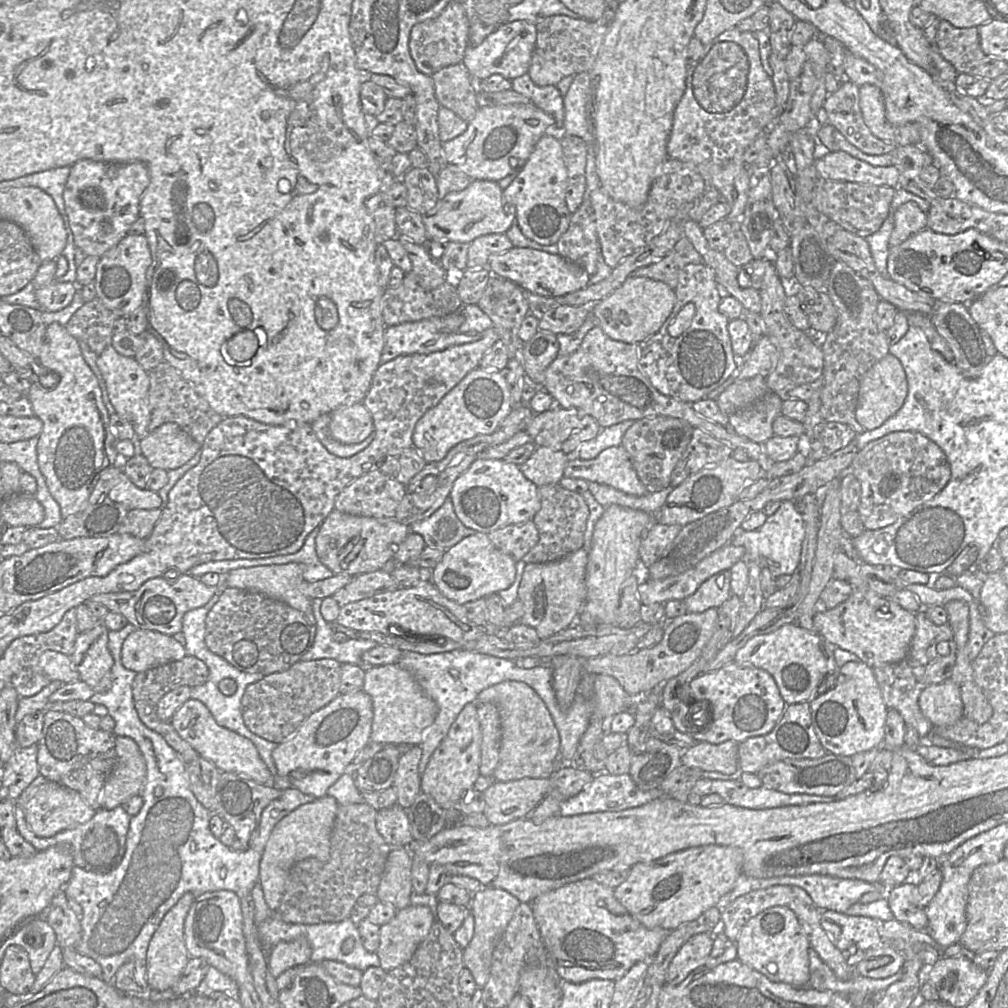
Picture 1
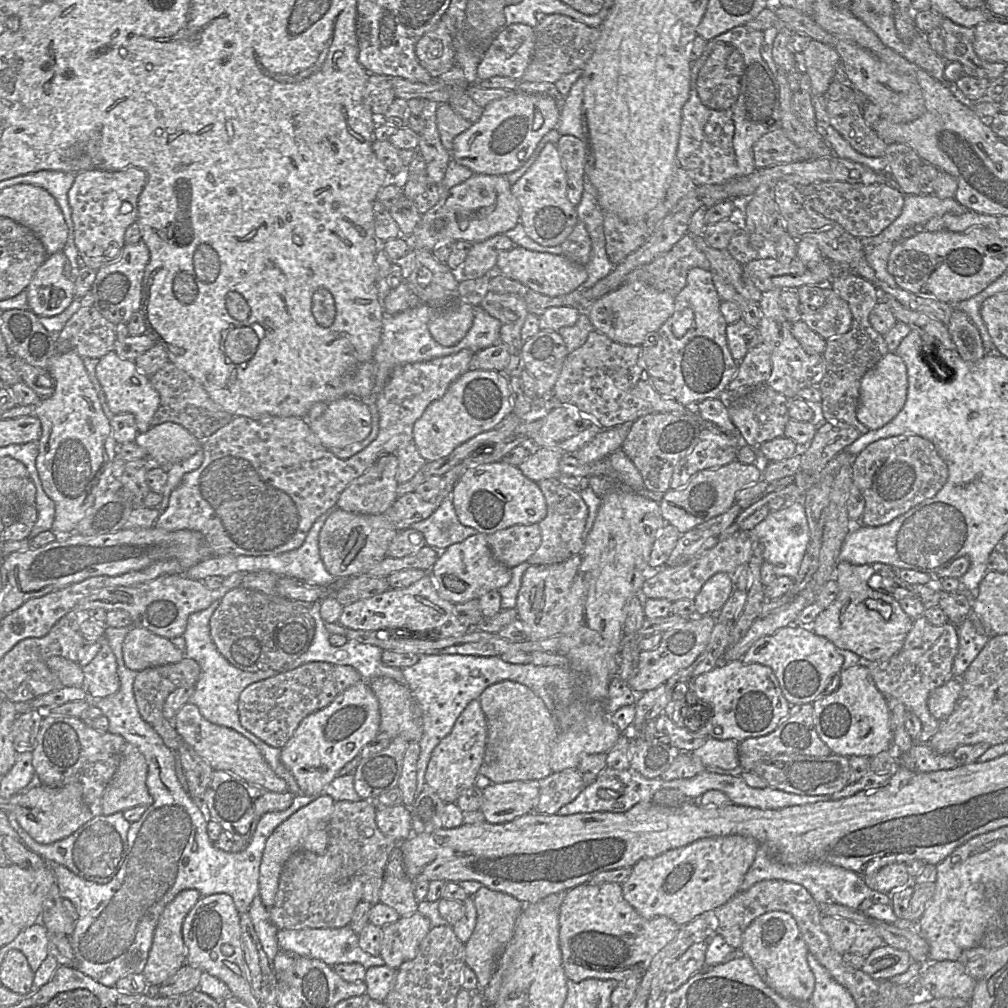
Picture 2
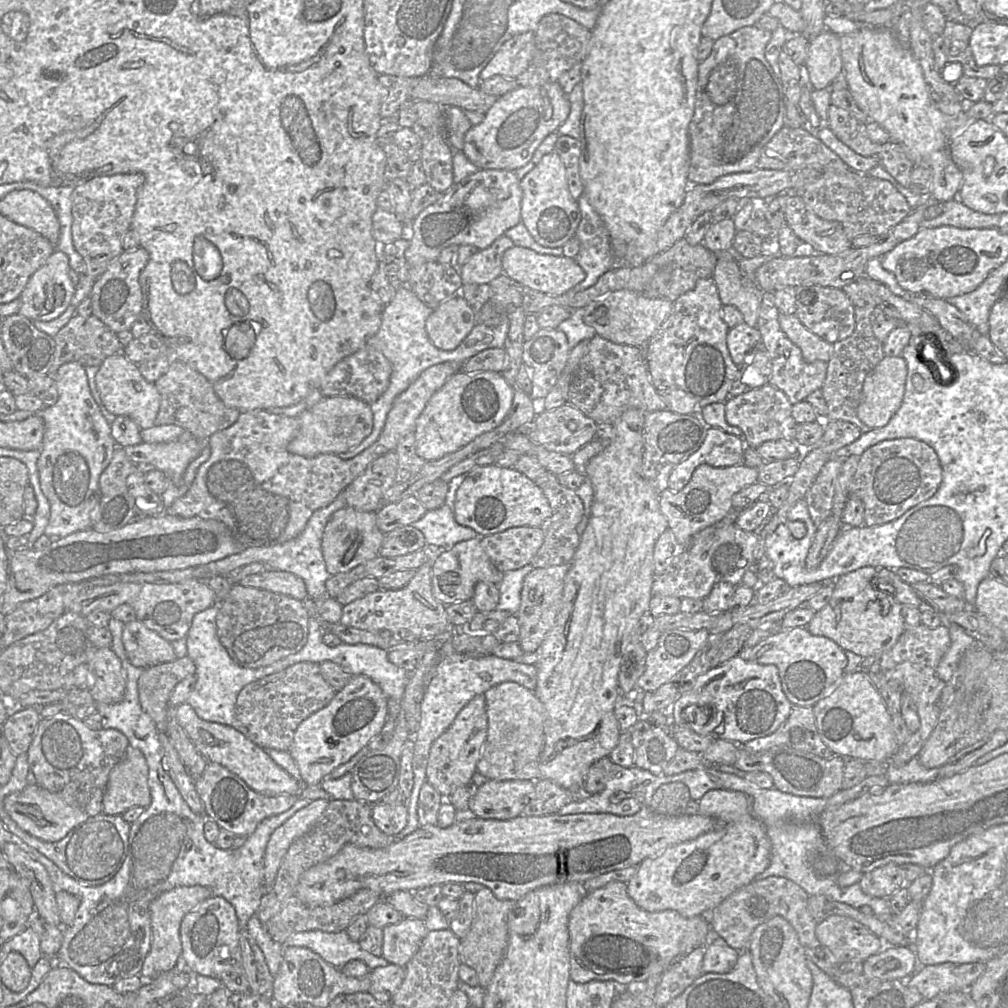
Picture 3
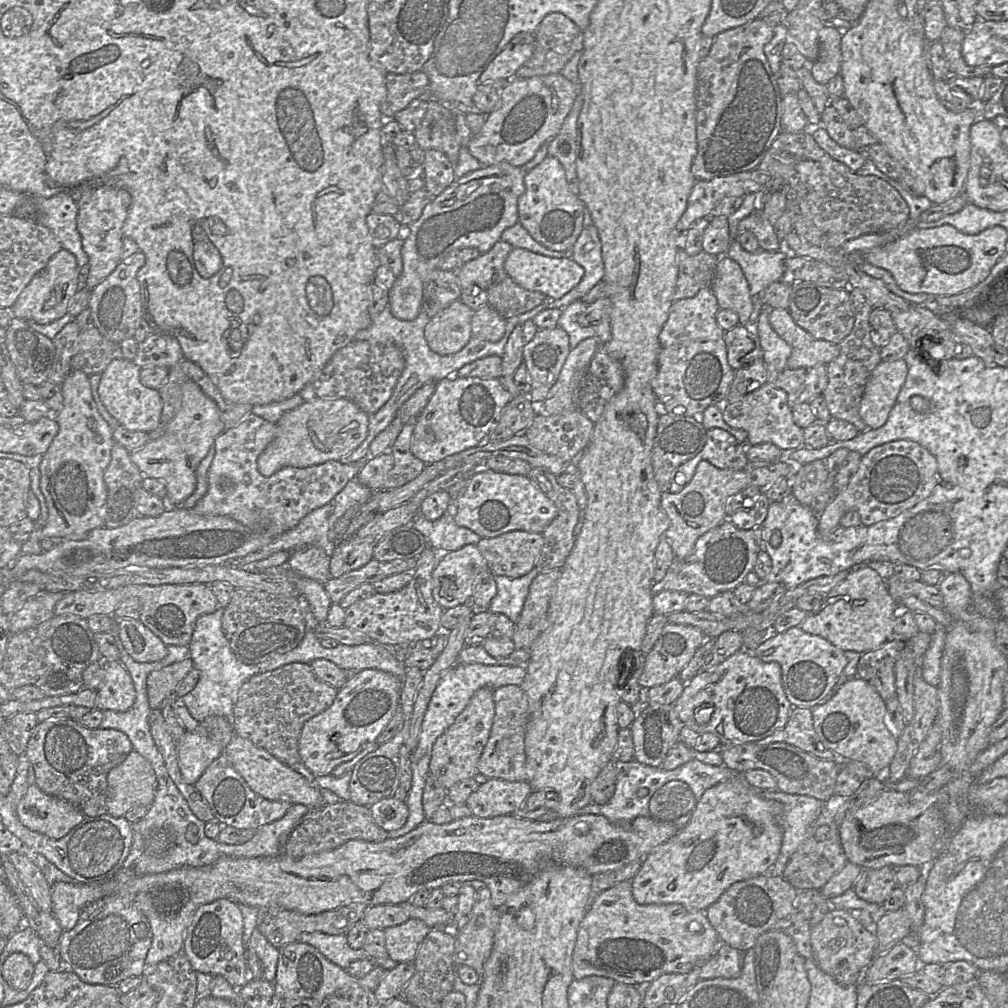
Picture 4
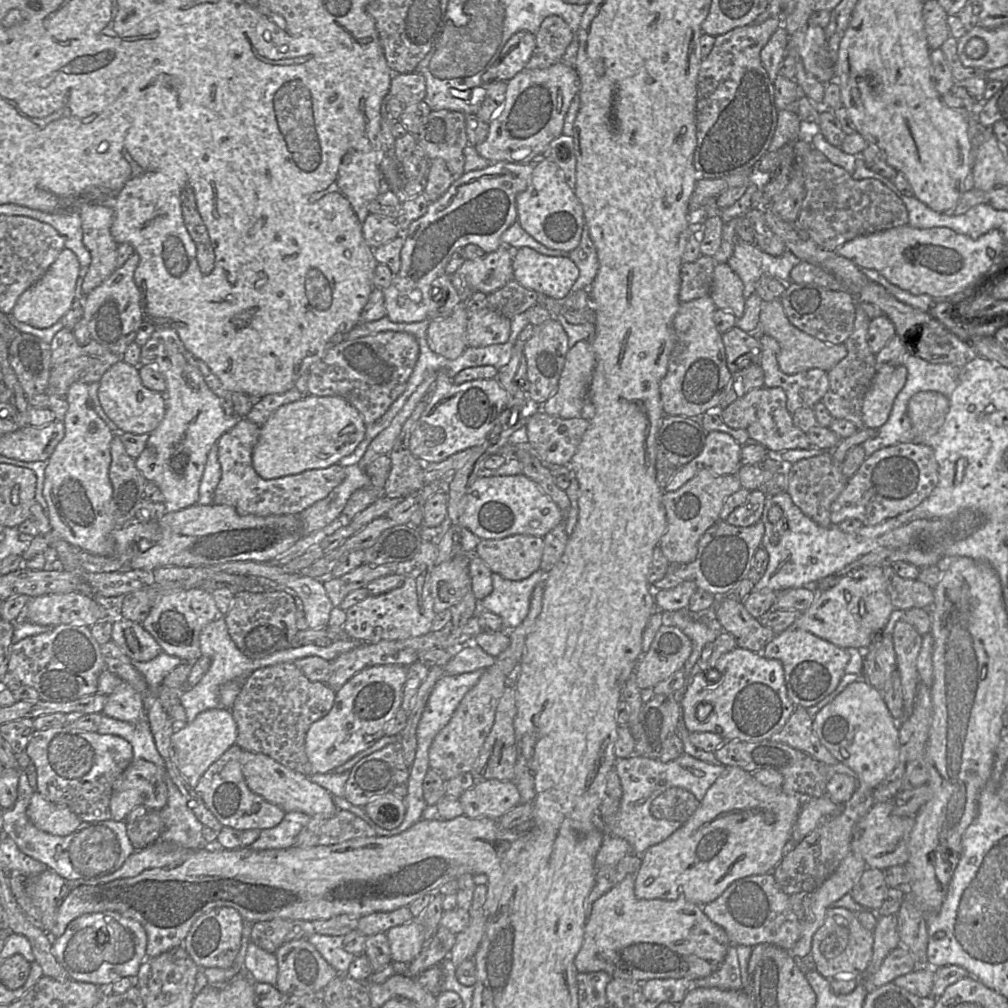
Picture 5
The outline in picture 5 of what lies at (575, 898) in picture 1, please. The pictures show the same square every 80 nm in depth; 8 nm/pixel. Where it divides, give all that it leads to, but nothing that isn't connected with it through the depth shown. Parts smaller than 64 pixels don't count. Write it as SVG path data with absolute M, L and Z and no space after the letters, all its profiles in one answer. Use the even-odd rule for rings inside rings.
M627 875L621 882L598 898L587 918L582 946L574 964L578 972L605 971L613 978L643 984L655 978L704 978L722 964L732 945L726 931L712 922L701 906L685 899L639 899L634 893L635 875Z

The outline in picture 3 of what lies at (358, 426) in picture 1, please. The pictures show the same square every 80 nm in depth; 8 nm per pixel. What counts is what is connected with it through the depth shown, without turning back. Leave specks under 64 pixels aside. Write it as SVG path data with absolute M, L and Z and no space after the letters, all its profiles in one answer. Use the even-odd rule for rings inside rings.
M352 396L323 397L314 406L305 409L297 419L299 432L290 441L287 449L290 453L304 457L347 452L359 445L373 428L370 405Z

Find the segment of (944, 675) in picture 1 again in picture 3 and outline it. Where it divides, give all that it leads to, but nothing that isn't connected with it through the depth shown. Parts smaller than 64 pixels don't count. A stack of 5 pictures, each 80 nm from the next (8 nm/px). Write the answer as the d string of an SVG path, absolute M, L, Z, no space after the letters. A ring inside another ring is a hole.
M922 623L906 627L897 642L888 650L863 658L859 670L866 673L873 685L880 688L887 682L897 682L902 691L910 694L920 719L919 729L912 733L908 741L898 747L890 762L898 767L916 757L938 723L941 712L939 703L946 682L938 678L936 668L950 646L949 628L940 625L930 628Z

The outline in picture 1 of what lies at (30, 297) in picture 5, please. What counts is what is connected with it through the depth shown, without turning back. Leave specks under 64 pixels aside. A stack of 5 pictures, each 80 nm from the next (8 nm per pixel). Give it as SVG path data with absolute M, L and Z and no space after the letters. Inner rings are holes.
M56 261L41 262L34 278L35 296L41 311L56 312L67 307L77 290L77 284L55 280Z

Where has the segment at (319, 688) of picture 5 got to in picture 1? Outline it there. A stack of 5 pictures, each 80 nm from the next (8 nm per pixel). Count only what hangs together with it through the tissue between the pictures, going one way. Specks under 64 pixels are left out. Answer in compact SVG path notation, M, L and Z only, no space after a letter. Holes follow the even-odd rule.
M329 658L301 660L285 671L266 675L248 685L242 697L245 725L263 739L282 743L297 731L308 716L340 694L341 666L341 663Z

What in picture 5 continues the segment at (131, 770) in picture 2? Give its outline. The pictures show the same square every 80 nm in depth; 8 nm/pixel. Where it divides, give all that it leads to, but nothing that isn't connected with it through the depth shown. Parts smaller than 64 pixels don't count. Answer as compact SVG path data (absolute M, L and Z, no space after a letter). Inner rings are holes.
M133 759L130 765L113 784L110 800L111 819L125 821L127 815L138 806L145 806L149 810L162 810L168 798L165 783L165 770L144 759Z

